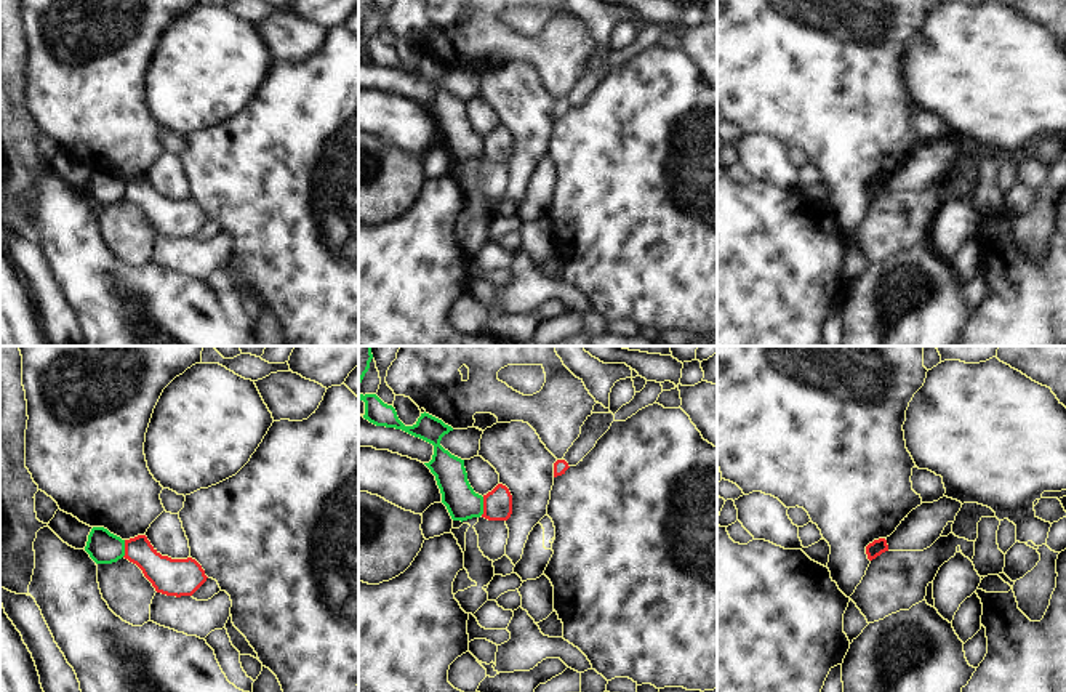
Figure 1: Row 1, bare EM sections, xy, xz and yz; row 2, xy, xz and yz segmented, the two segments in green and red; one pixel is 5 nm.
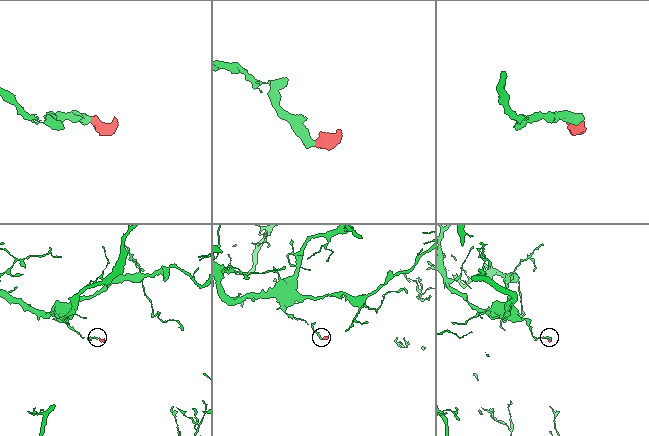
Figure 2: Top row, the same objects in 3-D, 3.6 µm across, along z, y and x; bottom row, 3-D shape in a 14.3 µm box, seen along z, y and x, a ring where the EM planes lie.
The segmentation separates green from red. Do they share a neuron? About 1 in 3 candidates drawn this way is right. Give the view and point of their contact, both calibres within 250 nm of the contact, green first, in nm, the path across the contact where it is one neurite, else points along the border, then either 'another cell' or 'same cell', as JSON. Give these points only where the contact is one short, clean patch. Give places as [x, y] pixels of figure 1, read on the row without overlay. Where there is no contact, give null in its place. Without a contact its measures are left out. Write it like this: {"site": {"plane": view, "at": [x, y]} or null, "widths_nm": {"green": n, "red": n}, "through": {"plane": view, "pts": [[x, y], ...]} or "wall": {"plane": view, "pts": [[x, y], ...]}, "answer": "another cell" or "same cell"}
{"site": {"plane": "xz", "at": [482, 148]}, "widths_nm": {"green": 170, "red": 140}, "answer": "another cell"}

